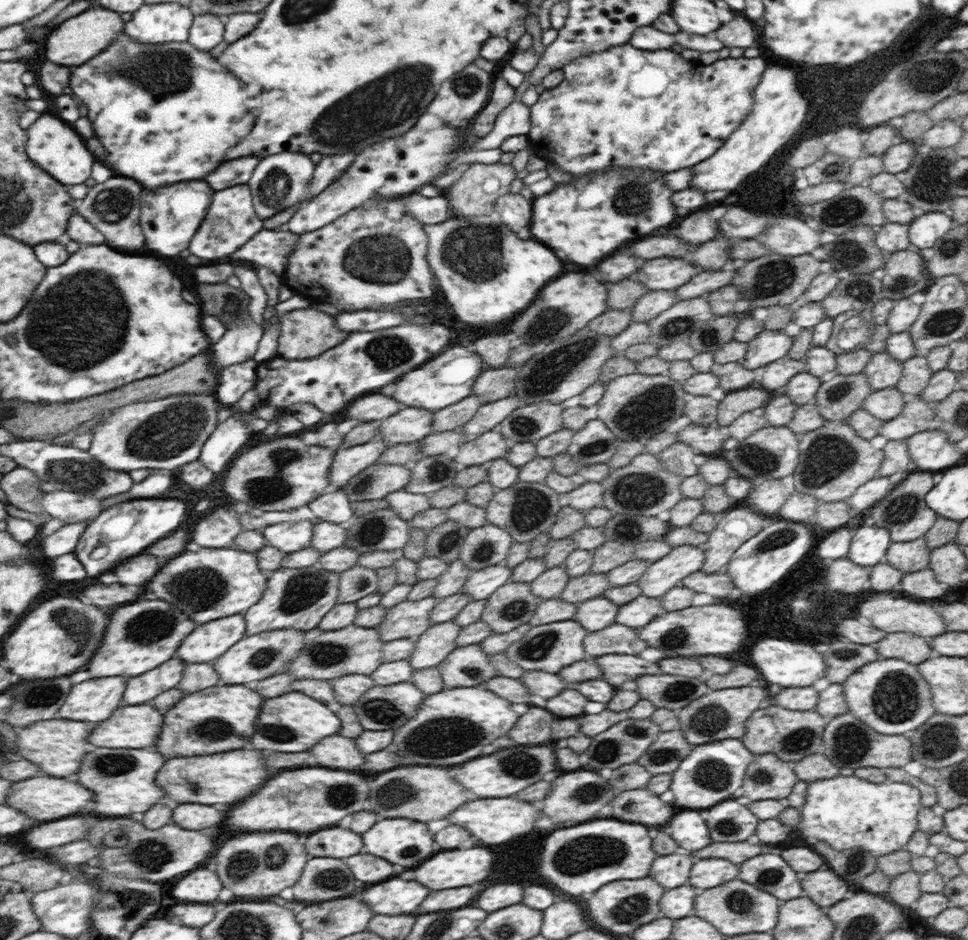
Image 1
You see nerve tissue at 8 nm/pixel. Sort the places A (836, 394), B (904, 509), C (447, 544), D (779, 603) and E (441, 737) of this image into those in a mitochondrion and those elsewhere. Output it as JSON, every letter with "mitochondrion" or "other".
{"A":"mitochondrion","B":"mitochondrion","C":"mitochondrion","D":"other","E":"mitochondrion"}

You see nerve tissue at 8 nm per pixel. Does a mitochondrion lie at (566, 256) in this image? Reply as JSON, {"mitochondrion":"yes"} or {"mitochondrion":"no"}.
{"mitochondrion":"no"}

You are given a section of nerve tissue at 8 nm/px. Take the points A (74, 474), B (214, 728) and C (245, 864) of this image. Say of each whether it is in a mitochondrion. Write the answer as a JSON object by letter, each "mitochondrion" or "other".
{"A":"mitochondrion","B":"mitochondrion","C":"mitochondrion"}

